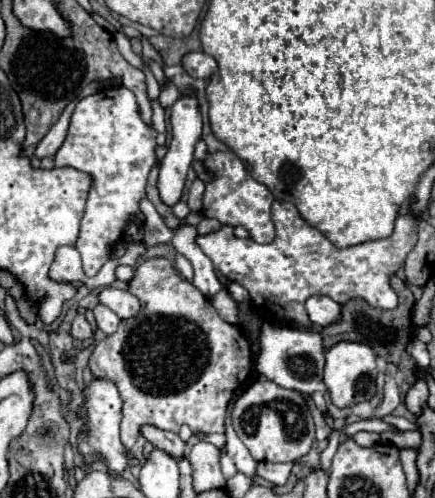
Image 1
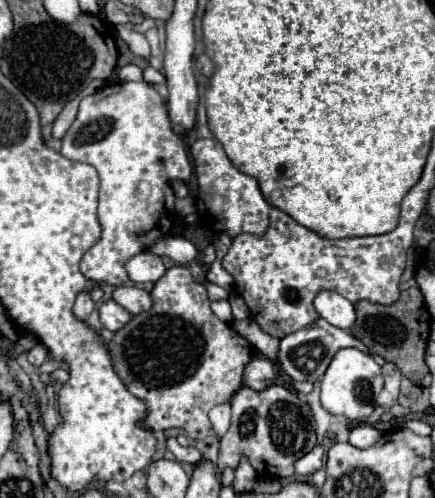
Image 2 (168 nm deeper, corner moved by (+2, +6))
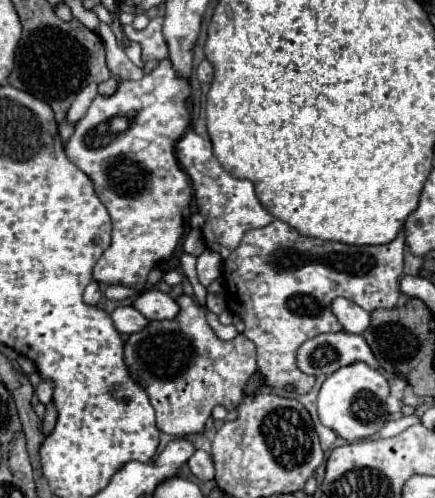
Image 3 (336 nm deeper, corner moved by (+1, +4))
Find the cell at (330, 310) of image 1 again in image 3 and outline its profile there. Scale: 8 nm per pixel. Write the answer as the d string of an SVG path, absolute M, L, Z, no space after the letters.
M338 297L332 303L332 311L338 317L338 321L344 325L344 329L348 333L362 333L368 329L370 325L370 313L364 311L362 307L358 307L356 303Z

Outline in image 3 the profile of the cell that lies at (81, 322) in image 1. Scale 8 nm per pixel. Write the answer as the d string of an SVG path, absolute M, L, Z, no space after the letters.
M92 281L92 283L86 287L86 291L84 291L84 303L88 303L88 305L98 305L100 295L102 295L102 293L100 293L98 283Z

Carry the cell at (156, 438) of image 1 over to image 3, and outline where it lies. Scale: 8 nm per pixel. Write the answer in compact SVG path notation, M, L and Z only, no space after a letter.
M198 449L198 451L190 457L188 467L190 467L190 471L192 471L200 481L212 481L212 479L214 479L214 463L212 463L212 457L210 457L206 451L202 451L202 449Z

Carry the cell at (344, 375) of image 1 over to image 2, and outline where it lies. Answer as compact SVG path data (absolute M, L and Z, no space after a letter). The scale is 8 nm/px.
M355 347L339 349L329 363L329 369L325 371L321 379L321 403L327 411L335 415L345 415L351 421L361 421L373 413L375 397L383 389L383 375L381 367L375 363L375 359L369 353L363 353Z

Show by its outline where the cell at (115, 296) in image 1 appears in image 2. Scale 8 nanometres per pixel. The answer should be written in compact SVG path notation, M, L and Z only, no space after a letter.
M117 287L111 297L113 297L115 303L119 303L131 315L137 315L141 311L151 309L151 297L149 297L149 293L139 289L139 287Z

